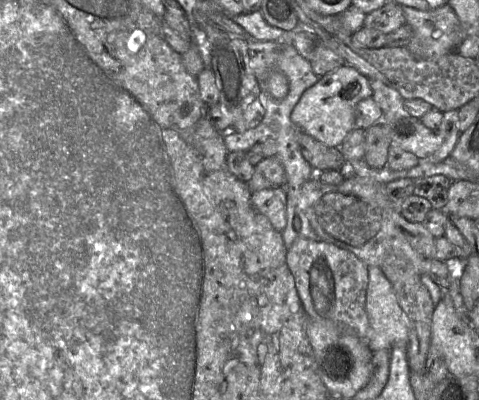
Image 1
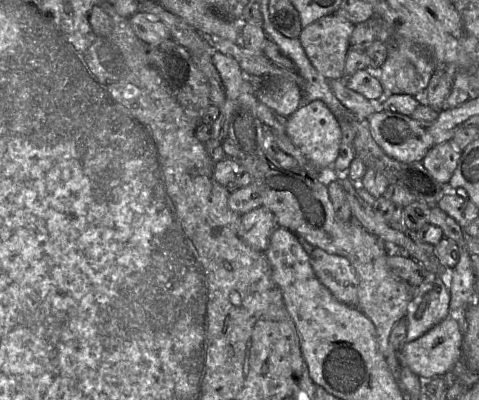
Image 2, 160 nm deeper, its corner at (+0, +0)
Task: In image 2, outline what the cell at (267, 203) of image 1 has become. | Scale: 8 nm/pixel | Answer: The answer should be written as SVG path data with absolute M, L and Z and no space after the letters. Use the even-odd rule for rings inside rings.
M260 206L241 216L241 232L244 241L254 250L265 252L277 227L273 213Z

